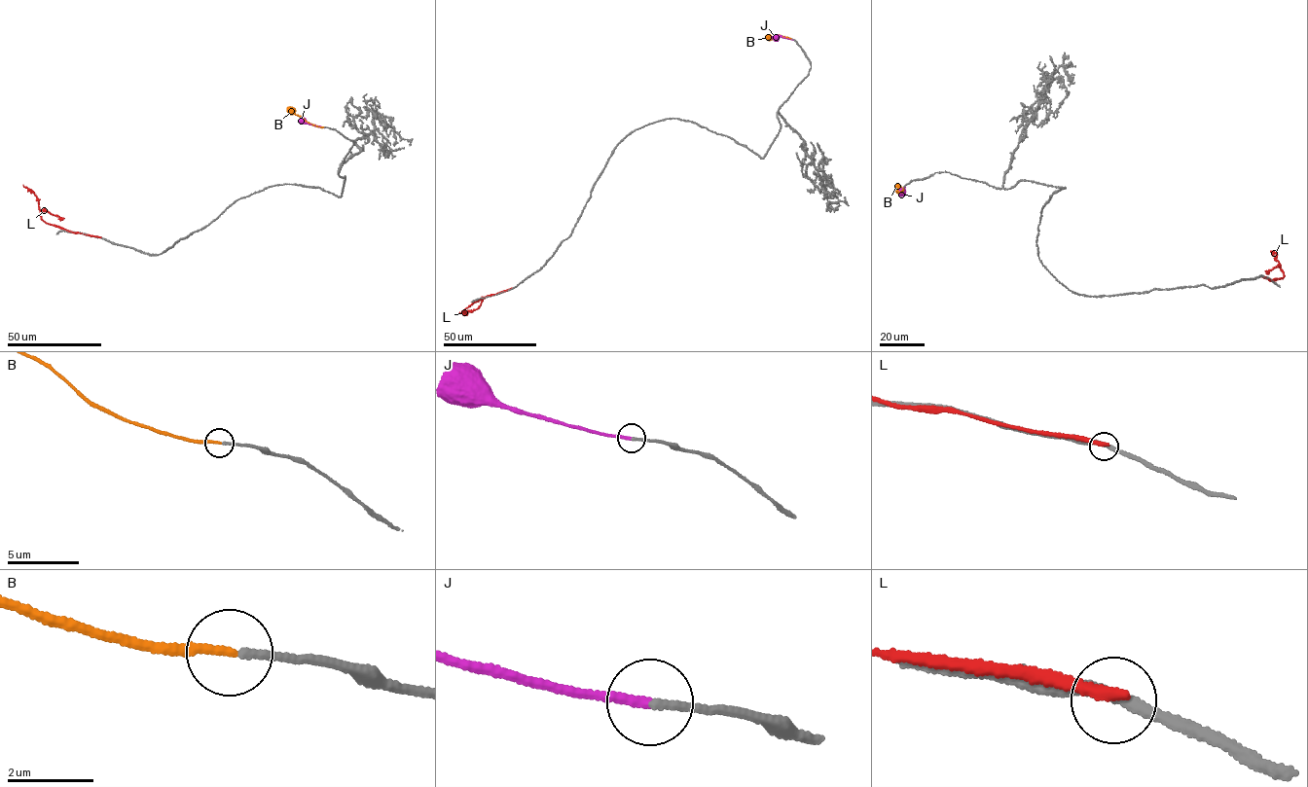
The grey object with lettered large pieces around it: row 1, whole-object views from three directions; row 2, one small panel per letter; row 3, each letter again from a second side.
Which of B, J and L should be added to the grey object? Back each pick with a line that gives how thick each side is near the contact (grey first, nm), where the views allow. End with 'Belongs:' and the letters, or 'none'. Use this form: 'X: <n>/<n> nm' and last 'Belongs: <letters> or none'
B: 160/190 nm
Belongs: B

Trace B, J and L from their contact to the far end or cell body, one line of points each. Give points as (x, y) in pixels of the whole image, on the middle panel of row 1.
B: (792, 39), (778, 35), (770, 35), (768, 38)
J: (792, 39), (778, 36), (774, 38)
L: (512, 288), (471, 304), (462, 310), (467, 314), (459, 312)

